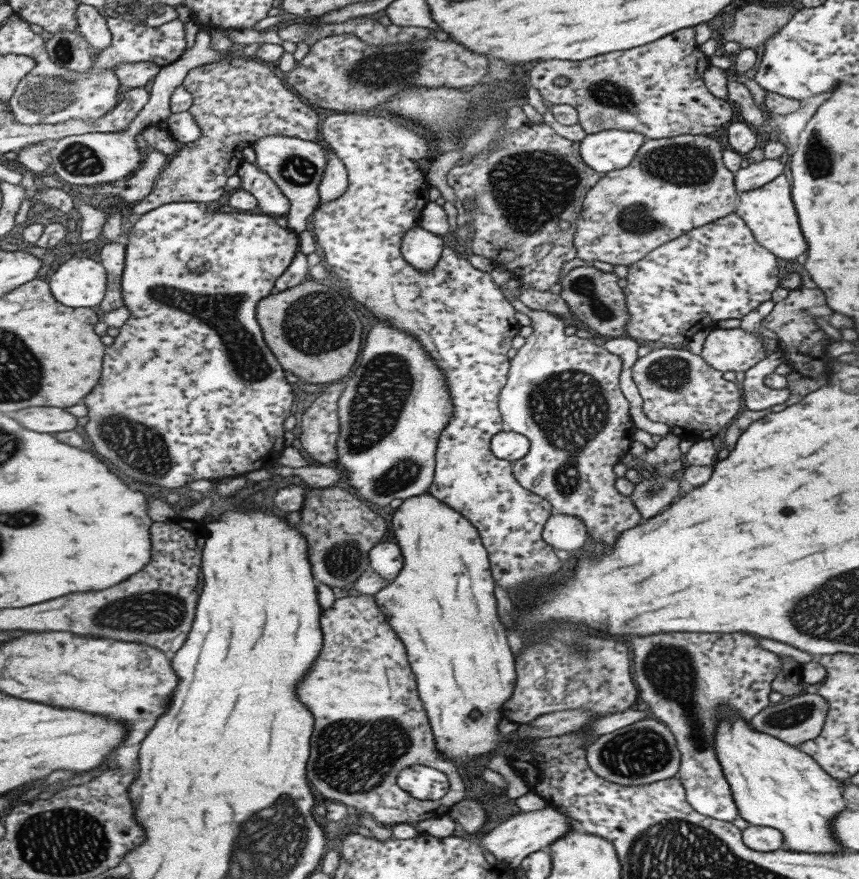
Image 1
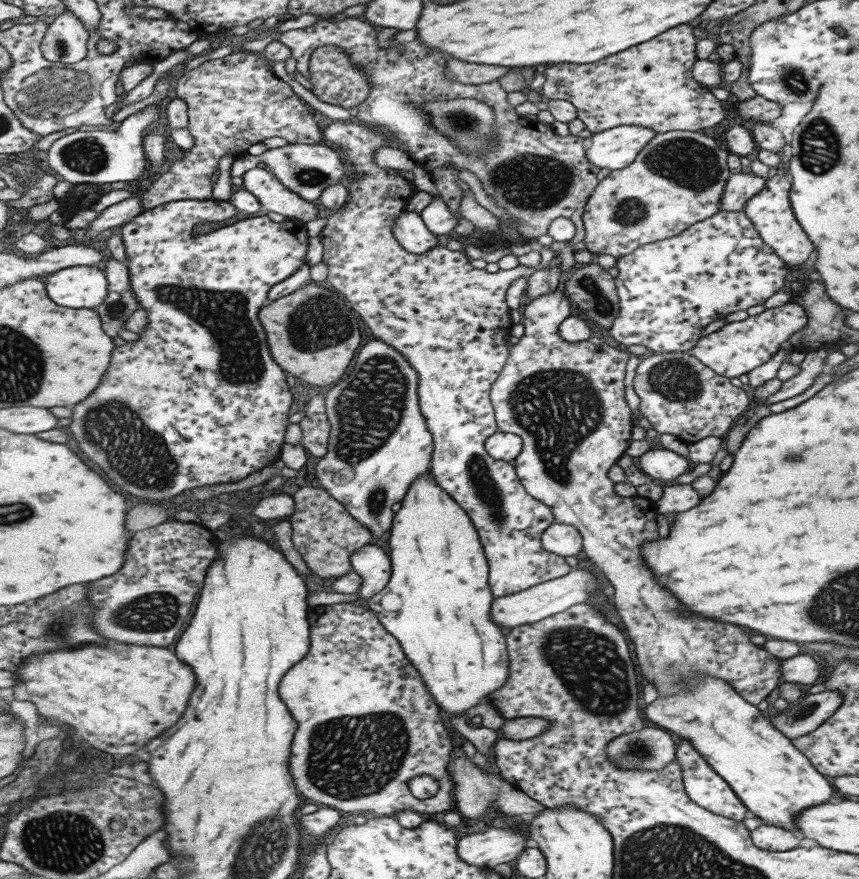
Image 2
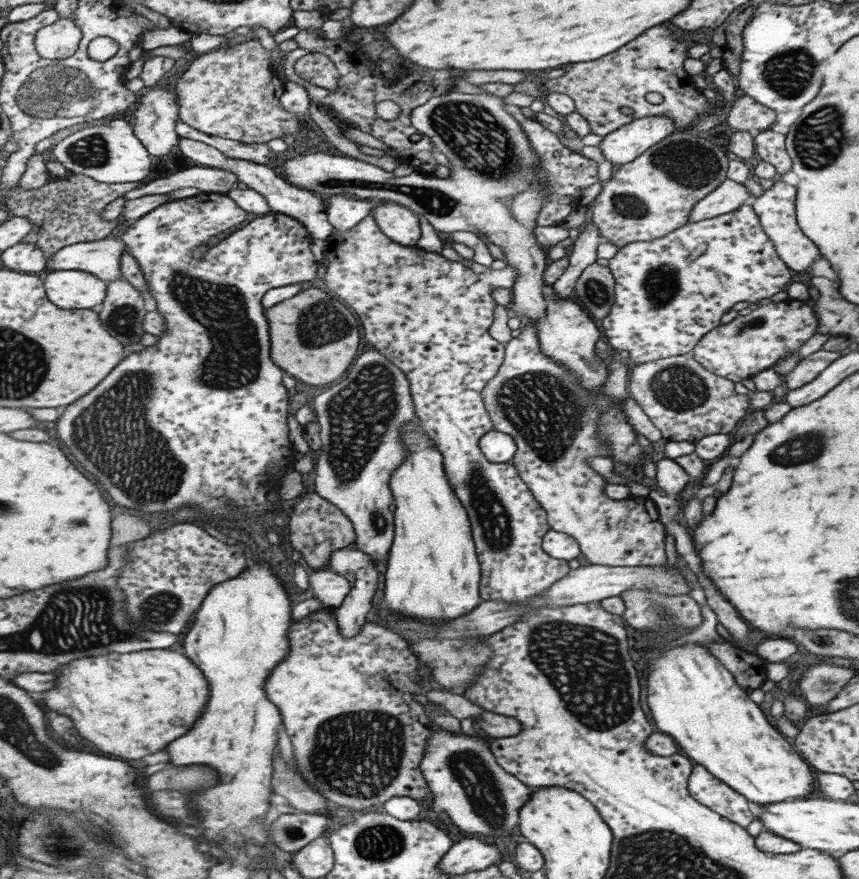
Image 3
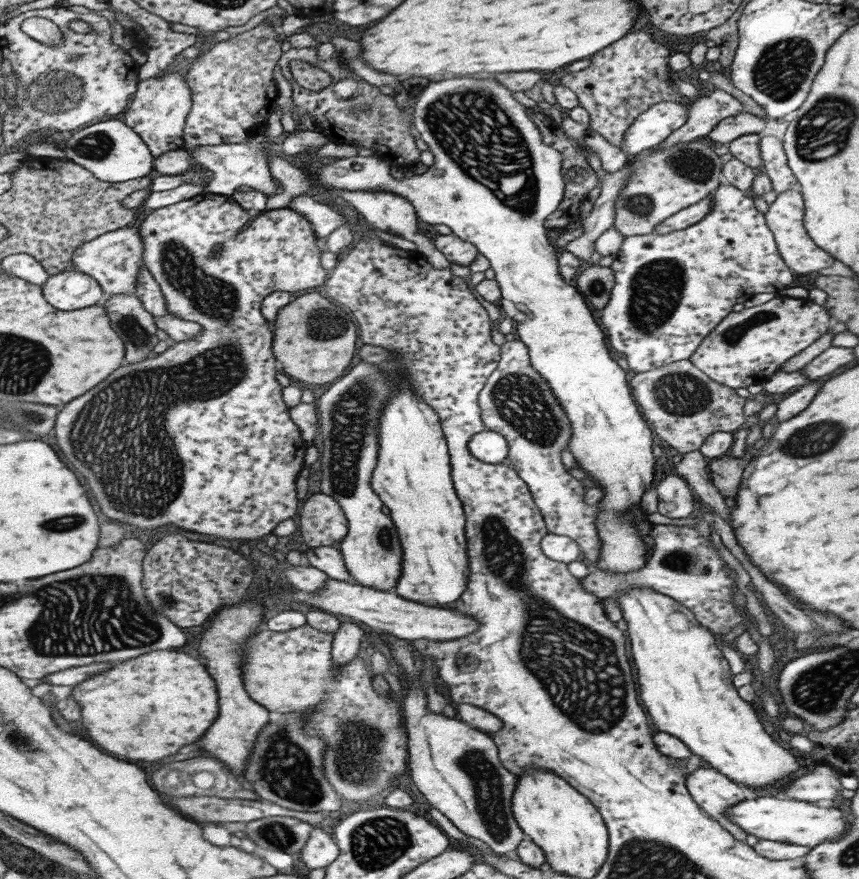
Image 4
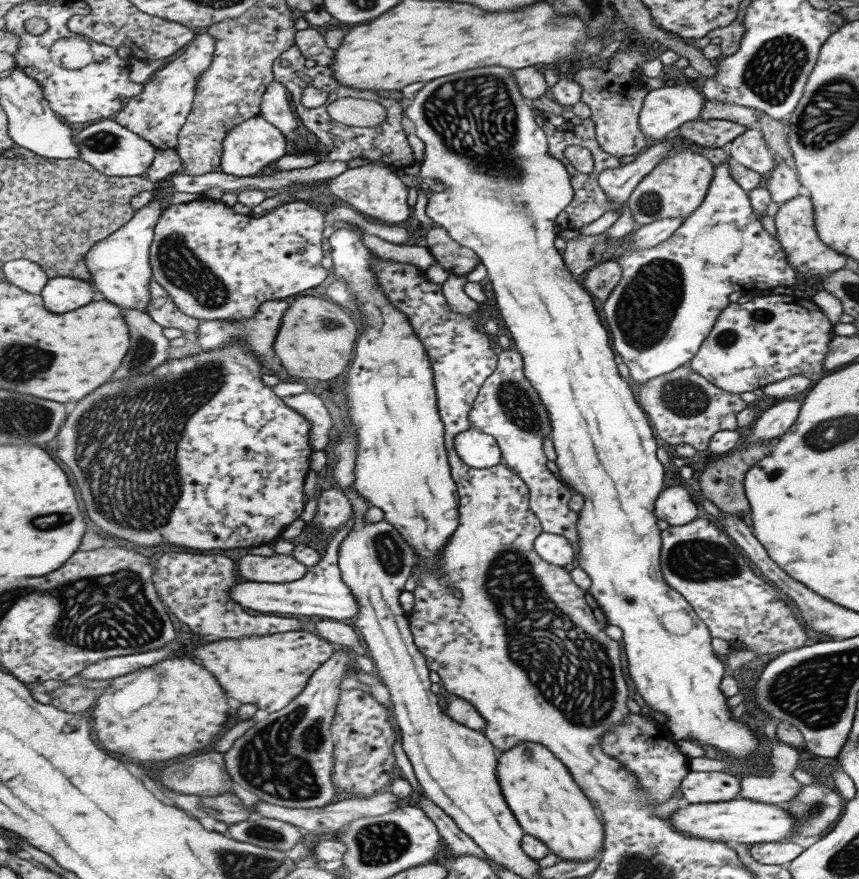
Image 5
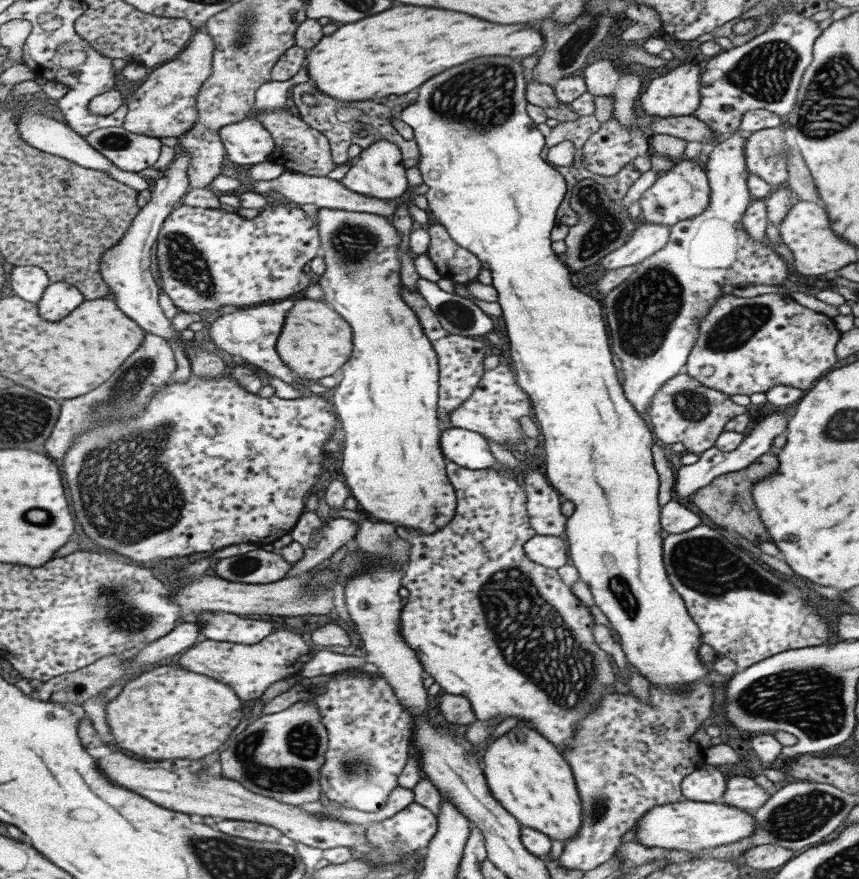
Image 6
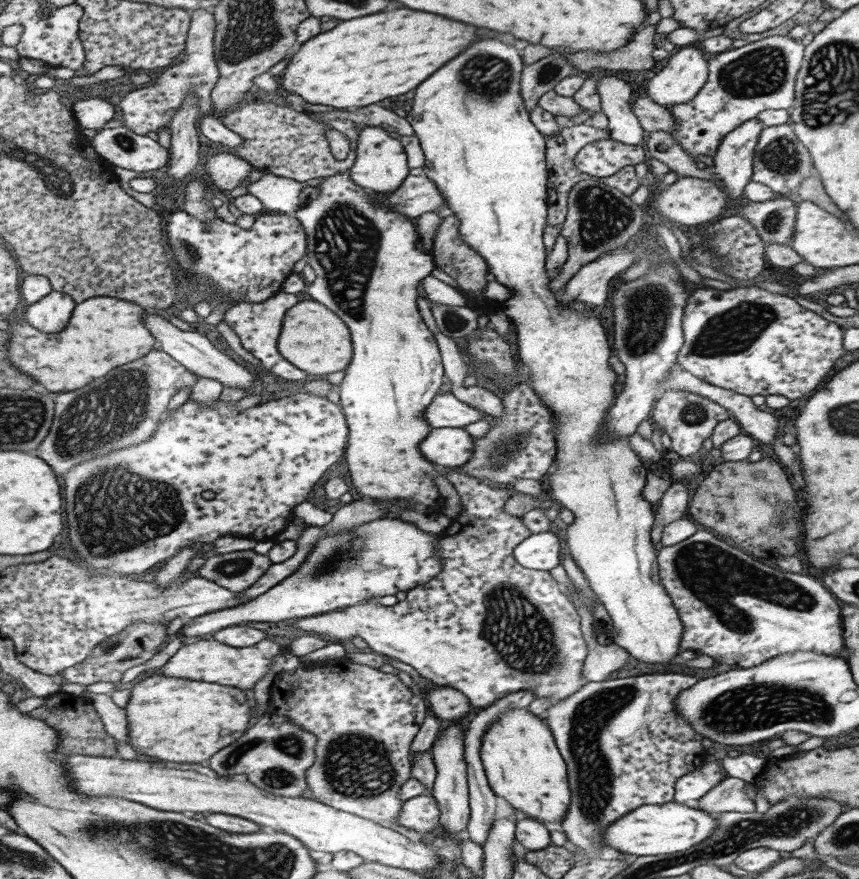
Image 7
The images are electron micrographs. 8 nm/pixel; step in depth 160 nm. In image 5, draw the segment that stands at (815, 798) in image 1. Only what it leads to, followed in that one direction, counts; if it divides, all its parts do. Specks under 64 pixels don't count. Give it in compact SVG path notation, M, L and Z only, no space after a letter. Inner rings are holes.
M489 66L489 68L477 68L477 70L469 70L469 72L461 72L461 74L453 74L453 76L445 76L439 80L433 80L429 84L425 84L415 94L408 103L405 109L405 114L415 124L415 135L425 142L425 158L421 162L422 172L420 173L423 180L437 180L441 184L447 186L441 192L429 193L427 203L425 205L425 215L431 218L436 226L445 227L448 233L457 243L468 247L475 251L479 257L481 264L485 267L487 278L491 282L491 288L494 294L495 306L503 318L503 326L509 332L509 338L513 342L515 350L519 351L523 362L523 374L532 384L533 390L540 397L543 408L547 411L549 424L551 427L550 440L552 441L556 458L554 460L557 466L557 478L559 478L566 486L582 496L582 508L578 510L578 519L576 520L576 533L578 534L579 552L577 552L577 566L587 574L591 580L588 594L597 602L601 608L607 625L613 625L621 629L623 652L625 652L625 660L627 661L627 674L633 681L634 688L637 694L641 696L644 702L657 712L665 714L664 727L672 734L674 740L689 738L695 744L709 744L715 750L723 752L727 758L731 760L741 760L745 766L749 764L751 754L757 752L757 739L748 727L729 716L729 711L725 707L725 699L727 696L720 690L721 679L725 676L725 664L721 657L713 653L710 645L709 630L704 626L704 623L697 618L691 606L677 594L677 591L671 590L667 583L663 580L660 569L660 530L657 529L655 523L656 516L654 515L654 502L659 496L659 493L664 488L664 468L657 457L655 457L655 436L652 426L649 424L643 409L635 402L633 392L629 389L629 384L625 382L617 373L615 361L613 361L612 346L609 345L607 338L607 330L601 325L599 316L595 311L593 300L590 294L575 281L572 274L564 265L561 252L556 250L553 242L556 239L556 231L554 230L554 218L560 213L572 199L572 186L570 185L569 174L563 165L550 157L547 154L547 140L545 134L541 130L539 124L533 122L533 114L531 110L523 104L522 94L519 94L519 87L516 80L511 76L509 68L501 68L501 66Z

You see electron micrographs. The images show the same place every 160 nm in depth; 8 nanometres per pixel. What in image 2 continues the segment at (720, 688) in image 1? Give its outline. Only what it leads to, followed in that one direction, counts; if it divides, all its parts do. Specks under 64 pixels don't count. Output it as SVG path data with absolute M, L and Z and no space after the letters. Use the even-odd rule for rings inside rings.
M563 282L550 293L542 294L536 299L530 300L530 302L525 306L523 310L523 320L520 323L523 324L523 334L512 341L512 348L510 352L510 357L507 358L505 366L499 371L495 382L491 384L489 389L489 400L492 404L492 409L494 412L494 419L497 425L497 431L507 432L517 435L522 440L522 447L520 453L512 460L517 462L517 478L521 478L521 482L525 482L525 490L529 490L529 494L533 494L533 498L541 498L541 502L550 508L552 512L554 522L573 526L575 530L581 535L582 538L582 550L585 552L585 556L588 560L594 564L595 569L600 570L603 576L609 580L609 584L613 586L613 598L612 602L615 608L617 608L617 614L621 616L619 620L623 622L625 630L629 632L629 638L635 646L635 658L637 658L637 666L643 674L645 680L653 682L657 686L657 692L662 697L676 693L677 691L684 691L691 679L697 680L699 677L715 677L726 682L726 685L731 686L741 698L745 699L745 702L755 706L760 700L763 700L775 686L778 686L781 682L780 680L780 666L781 660L775 658L775 656L762 650L756 644L753 644L748 639L748 632L737 630L735 626L725 626L725 624L719 624L715 622L715 630L713 630L713 622L699 616L699 614L683 614L681 612L681 604L665 590L665 586L661 586L651 570L647 568L645 562L643 562L643 557L640 555L640 546L648 540L654 540L657 538L657 526L655 525L655 516L658 514L655 501L650 501L644 497L622 497L615 494L614 484L607 477L606 473L613 464L618 460L618 458L624 454L625 449L629 446L632 441L629 438L631 434L631 428L633 427L631 421L631 413L627 408L627 403L625 403L625 398L623 396L623 375L625 372L625 364L627 364L627 358L629 353L627 350L625 352L619 352L605 346L605 344L593 344L593 346L573 346L573 344L567 344L564 340L561 340L559 334L557 334L557 327L560 322L569 316L569 300L564 294ZM675 738L676 749L674 752L675 760L678 762L682 772L682 785L685 794L697 806L708 810L711 814L716 814L732 821L739 822L748 815L748 810L742 802L735 796L735 793L727 786L727 783L711 770L701 754L690 745L686 738Z

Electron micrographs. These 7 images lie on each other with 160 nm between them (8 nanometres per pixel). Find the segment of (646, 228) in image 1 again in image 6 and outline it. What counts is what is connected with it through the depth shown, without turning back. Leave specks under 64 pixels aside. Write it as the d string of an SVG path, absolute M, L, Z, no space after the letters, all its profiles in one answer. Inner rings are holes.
M683 156L660 178L646 189L637 200L641 209L640 222L665 224L669 227L679 221L685 221L701 214L707 208L710 188L704 168L699 167L694 159Z

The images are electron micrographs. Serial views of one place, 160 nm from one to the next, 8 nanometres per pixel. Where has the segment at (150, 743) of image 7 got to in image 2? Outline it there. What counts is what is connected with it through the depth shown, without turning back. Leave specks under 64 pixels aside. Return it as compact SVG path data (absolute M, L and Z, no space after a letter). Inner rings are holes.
M87 644L75 650L33 655L21 666L19 674L23 684L15 688L17 700L31 700L43 716L75 726L81 738L91 746L121 756L131 756L143 750L151 742L151 736L157 738L175 726L183 718L183 708L187 710L198 685L193 667L177 658L172 648L135 644L109 644L107 648Z

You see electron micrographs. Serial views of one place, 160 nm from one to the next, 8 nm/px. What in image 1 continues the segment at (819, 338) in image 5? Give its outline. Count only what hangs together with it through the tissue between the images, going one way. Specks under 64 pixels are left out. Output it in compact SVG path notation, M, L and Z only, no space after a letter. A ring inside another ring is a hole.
M712 327L699 354L711 368L719 372L745 372L766 356L762 342L739 327Z

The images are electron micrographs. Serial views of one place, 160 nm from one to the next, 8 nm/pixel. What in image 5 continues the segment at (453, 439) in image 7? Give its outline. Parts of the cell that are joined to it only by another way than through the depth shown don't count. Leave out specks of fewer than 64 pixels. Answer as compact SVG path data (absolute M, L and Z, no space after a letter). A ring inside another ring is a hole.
M475 428L456 436L456 451L465 464L477 469L499 466L501 462L500 450L495 439Z

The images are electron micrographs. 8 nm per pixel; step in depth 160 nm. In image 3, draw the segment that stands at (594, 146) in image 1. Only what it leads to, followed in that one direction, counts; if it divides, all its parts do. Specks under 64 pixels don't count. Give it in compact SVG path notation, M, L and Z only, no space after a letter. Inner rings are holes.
M652 116L625 124L601 138L597 146L612 167L632 161L675 131L673 120Z

